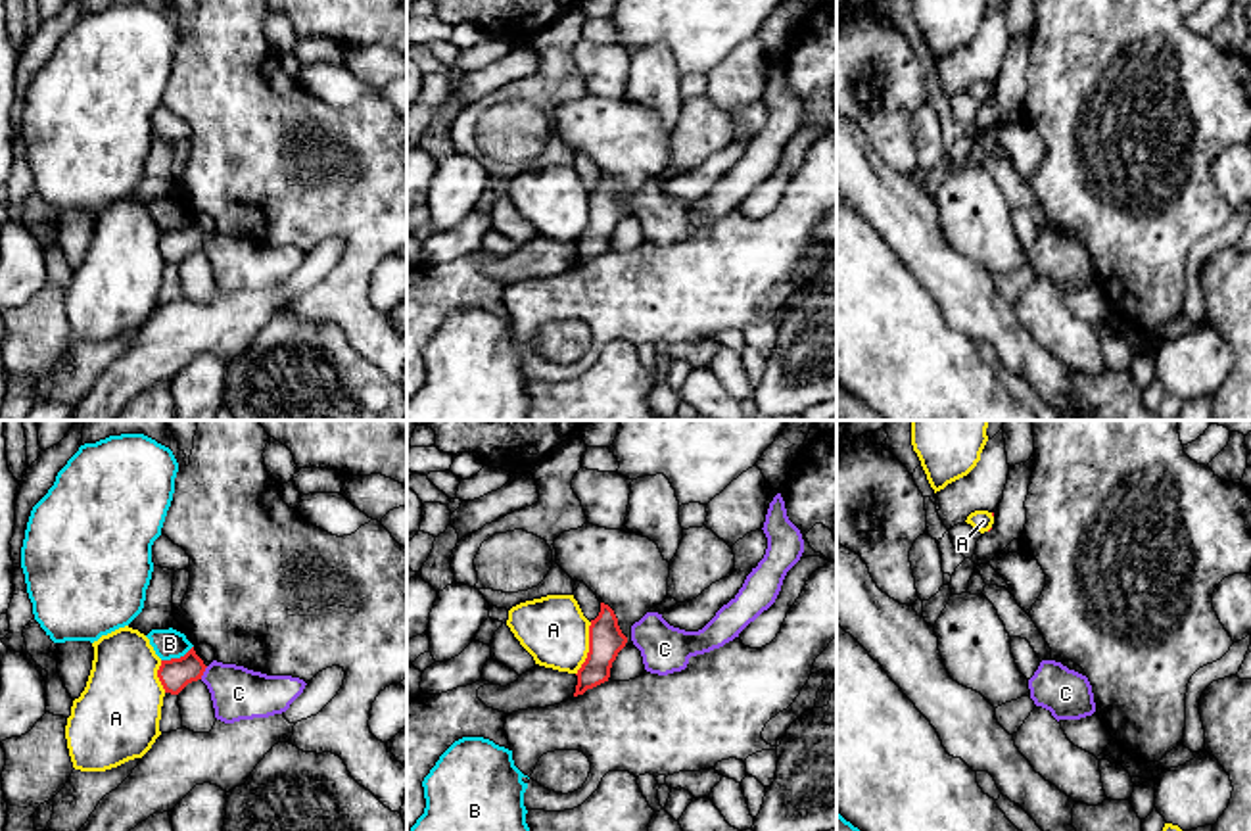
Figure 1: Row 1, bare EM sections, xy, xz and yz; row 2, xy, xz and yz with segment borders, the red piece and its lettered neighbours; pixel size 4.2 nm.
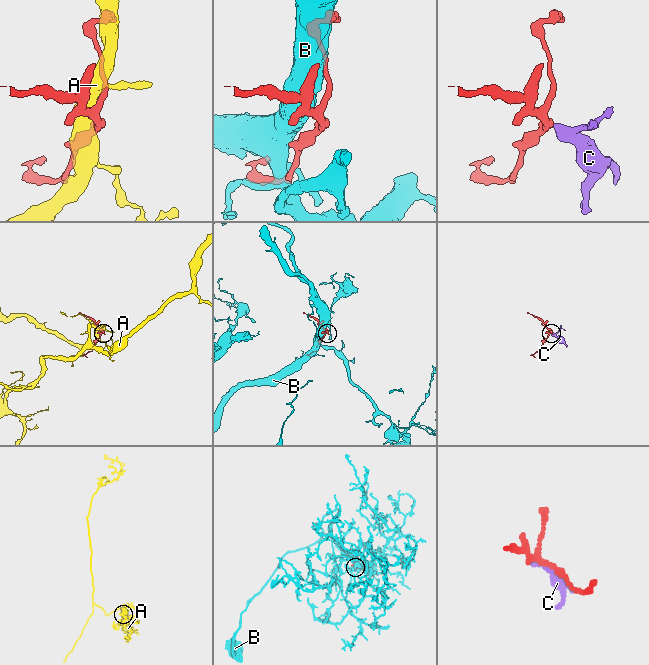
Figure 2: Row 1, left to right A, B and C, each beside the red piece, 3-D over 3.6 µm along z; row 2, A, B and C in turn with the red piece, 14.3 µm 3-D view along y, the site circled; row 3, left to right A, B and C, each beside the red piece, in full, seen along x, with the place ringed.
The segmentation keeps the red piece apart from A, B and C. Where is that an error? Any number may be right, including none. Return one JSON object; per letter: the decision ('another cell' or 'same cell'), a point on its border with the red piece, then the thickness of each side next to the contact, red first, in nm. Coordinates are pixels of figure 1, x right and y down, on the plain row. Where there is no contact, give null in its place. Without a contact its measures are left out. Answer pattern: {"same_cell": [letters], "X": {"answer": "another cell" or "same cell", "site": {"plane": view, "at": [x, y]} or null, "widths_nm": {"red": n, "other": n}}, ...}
{"same_cell": ["C"], "A": {"answer": "another cell", "site": {"plane": "xz", "at": [590, 219]}, "widths_nm": {"red": 140, "other": 280}}, "B": {"answer": "another cell", "site": {"plane": "xy", "at": [177, 229]}, "widths_nm": {"red": 140, "other": 130}}, "C": {"answer": "same cell", "site": {"plane": "xy", "at": [204, 240]}, "widths_nm": {"red": 140, "other": 220}}}

